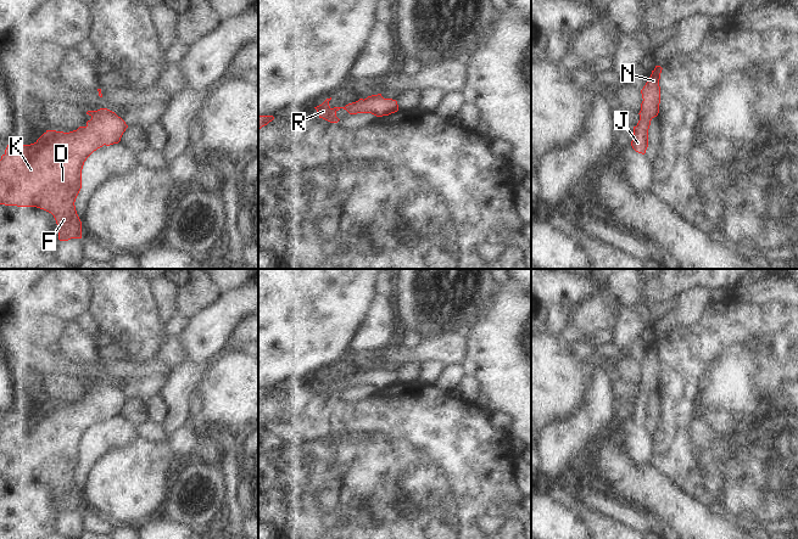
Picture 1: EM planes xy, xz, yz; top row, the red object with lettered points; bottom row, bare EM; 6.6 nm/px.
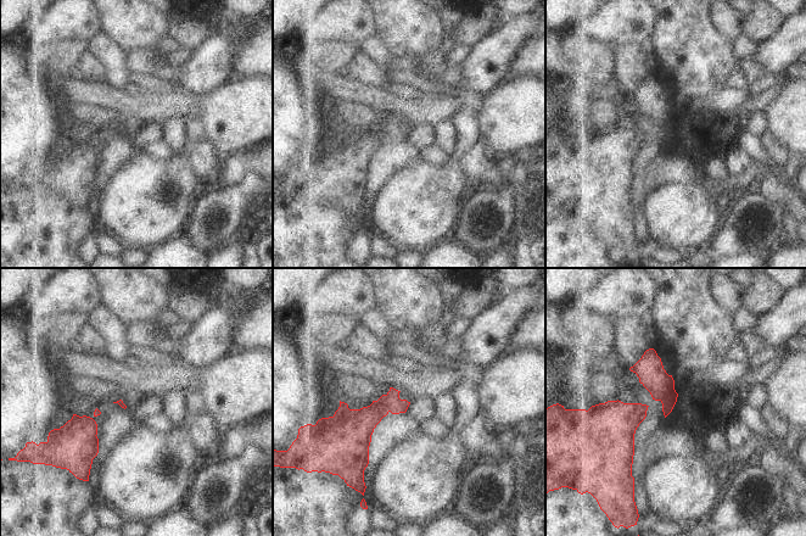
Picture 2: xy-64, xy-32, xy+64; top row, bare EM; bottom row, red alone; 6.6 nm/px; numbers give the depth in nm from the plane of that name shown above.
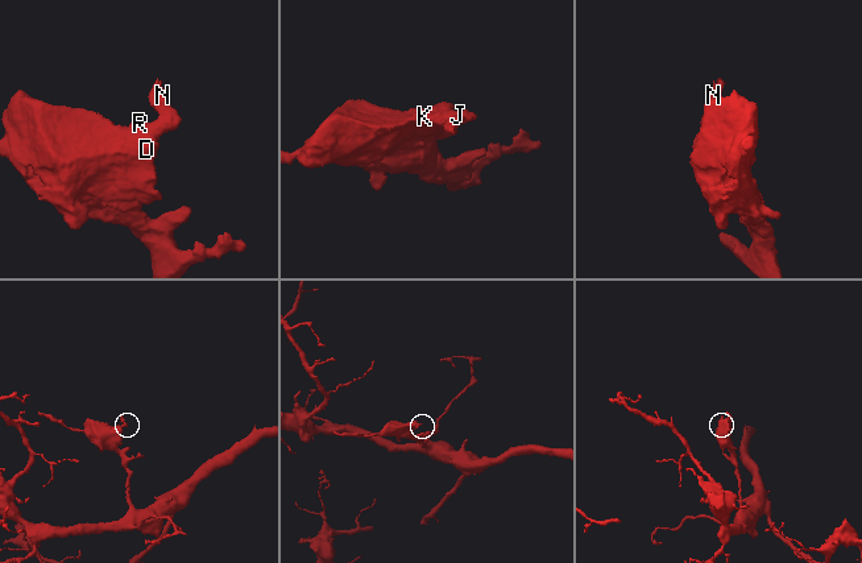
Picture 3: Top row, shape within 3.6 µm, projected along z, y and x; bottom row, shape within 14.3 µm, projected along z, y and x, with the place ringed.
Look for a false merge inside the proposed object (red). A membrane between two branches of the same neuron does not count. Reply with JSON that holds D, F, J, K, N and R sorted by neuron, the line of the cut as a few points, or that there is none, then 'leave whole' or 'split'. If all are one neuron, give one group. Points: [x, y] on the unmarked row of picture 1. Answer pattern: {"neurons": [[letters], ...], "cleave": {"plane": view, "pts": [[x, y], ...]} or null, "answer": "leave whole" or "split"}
{"neurons": [["D", "F", "J", "K", "N", "R"]], "cleave": null, "answer": "leave whole"}

